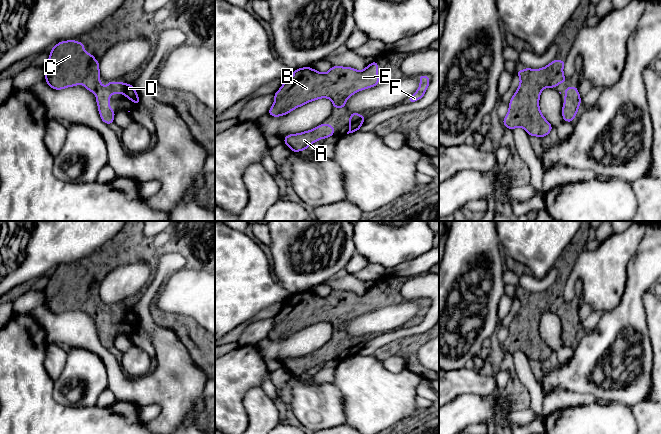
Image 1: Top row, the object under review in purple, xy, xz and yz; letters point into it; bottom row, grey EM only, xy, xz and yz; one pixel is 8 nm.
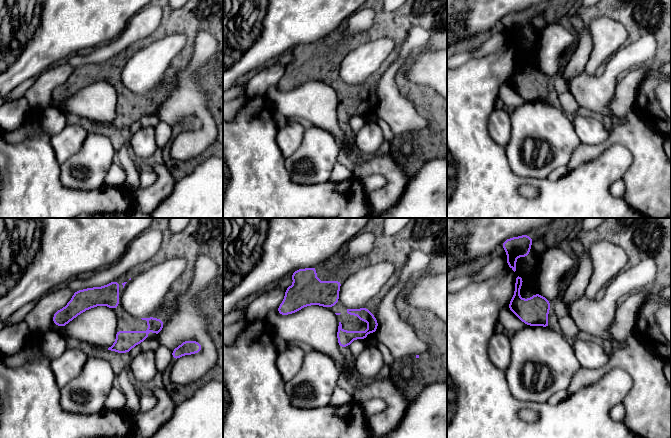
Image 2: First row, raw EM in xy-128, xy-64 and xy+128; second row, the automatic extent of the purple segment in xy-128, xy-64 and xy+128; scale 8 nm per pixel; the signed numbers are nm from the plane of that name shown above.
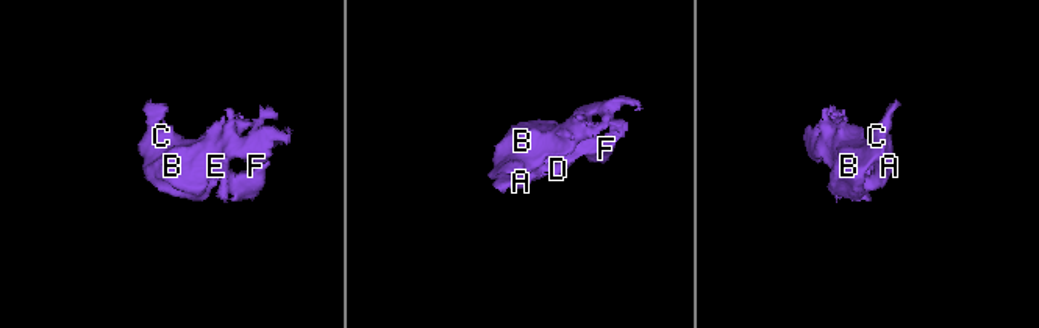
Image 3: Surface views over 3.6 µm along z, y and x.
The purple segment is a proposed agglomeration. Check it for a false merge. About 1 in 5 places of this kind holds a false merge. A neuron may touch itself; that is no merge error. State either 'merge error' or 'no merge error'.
no merge error

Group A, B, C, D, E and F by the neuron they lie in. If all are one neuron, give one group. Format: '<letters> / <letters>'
A B C D E F

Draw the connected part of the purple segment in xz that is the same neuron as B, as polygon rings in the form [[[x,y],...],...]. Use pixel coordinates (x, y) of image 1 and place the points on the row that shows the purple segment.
[[[376,60],[362,71],[342,66],[332,66],[326,73],[308,66],[294,69],[290,79],[284,81],[274,93],[275,101],[268,114],[273,117],[283,116],[320,98],[329,98],[333,108],[344,108],[346,100],[354,93],[378,84]]]

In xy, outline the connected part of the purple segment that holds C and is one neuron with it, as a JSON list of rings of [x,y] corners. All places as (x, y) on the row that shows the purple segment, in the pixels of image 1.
[[[61,41],[51,48],[49,59],[44,66],[45,82],[55,90],[78,86],[81,82],[96,95],[101,120],[107,125],[114,122],[115,110],[110,109],[110,94],[125,94],[137,106],[140,98],[132,84],[109,81],[103,87],[99,78],[99,62],[84,49],[84,43]]]

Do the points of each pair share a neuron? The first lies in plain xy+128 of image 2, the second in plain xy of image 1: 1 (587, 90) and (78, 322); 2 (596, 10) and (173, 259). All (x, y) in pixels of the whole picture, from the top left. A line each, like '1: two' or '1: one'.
1: two
2: two

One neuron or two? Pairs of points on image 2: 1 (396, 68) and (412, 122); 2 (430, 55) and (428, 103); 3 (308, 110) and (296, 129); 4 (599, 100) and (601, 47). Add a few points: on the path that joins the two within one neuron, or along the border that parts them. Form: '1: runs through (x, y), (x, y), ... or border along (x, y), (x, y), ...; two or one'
1: runs through (391, 81), (391, 101), (399, 109); one
2: border along (427, 86), (436, 92); two
3: border along (292, 118), (288, 120); two
4: border along (624, 45), (607, 61); two

